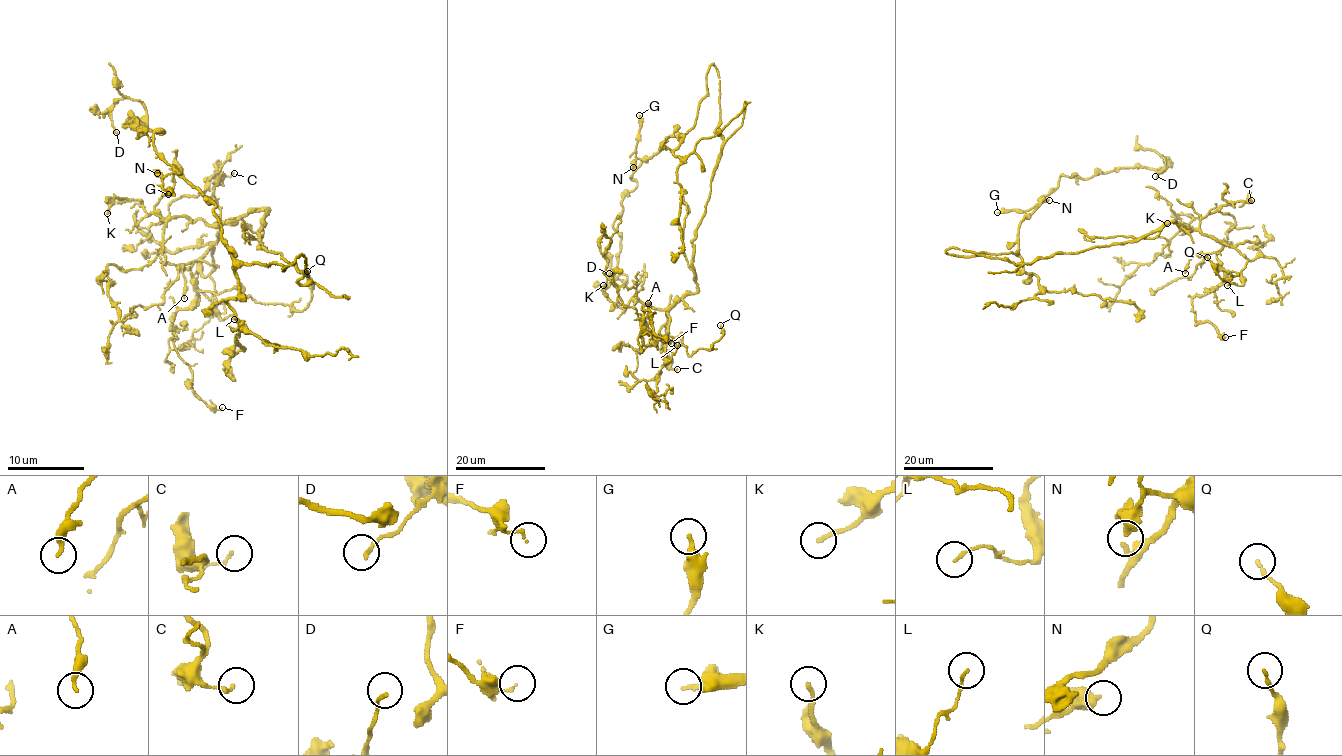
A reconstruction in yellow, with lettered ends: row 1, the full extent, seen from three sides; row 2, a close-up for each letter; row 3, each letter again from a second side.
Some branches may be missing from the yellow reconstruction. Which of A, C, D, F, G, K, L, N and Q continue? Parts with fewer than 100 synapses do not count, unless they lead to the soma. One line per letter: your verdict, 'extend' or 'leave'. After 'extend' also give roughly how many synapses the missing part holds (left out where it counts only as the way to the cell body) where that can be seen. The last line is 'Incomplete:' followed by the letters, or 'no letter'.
A: leave
C: leave
D: leave
F: leave
G: leave
K: leave
L: leave
N: leave
Q: leave
Incomplete: no letter

